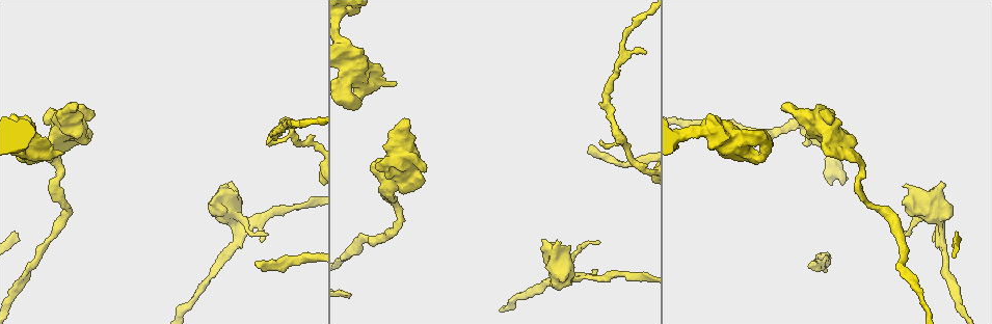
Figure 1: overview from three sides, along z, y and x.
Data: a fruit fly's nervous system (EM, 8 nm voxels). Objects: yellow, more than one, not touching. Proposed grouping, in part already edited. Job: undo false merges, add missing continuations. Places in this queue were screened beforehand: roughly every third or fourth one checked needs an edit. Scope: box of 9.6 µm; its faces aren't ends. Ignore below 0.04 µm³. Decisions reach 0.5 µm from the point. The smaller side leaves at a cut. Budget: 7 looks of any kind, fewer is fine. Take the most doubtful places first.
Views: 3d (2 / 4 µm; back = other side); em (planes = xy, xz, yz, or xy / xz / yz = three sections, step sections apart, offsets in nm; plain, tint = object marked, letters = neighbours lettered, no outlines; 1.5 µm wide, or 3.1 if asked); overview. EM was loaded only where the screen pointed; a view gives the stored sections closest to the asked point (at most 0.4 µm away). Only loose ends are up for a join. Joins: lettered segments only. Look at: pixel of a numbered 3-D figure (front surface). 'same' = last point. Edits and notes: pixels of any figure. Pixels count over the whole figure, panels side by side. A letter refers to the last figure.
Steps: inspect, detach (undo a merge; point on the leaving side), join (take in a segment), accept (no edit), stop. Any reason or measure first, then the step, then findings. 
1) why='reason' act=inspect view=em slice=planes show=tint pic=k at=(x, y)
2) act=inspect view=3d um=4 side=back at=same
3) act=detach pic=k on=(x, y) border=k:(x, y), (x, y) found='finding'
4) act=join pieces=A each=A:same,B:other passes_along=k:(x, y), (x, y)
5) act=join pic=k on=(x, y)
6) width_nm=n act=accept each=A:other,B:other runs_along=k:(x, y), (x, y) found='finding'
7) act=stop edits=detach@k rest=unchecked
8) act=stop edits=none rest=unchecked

why='an open end' act=inspect view=em um=3.1 slice=xz step=8 show=letters pic=1 at=(261, 239)

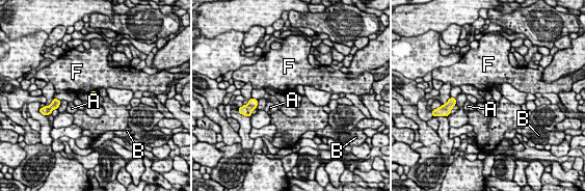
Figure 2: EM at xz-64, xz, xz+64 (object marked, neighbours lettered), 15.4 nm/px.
why='cut it another way' act=inspect view=em um=3.1 slice=planes show=letters at=same

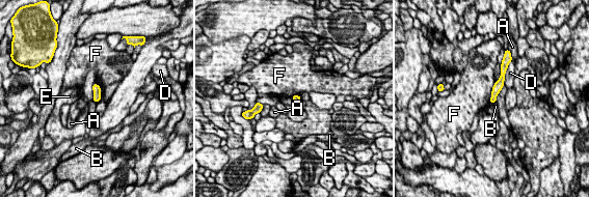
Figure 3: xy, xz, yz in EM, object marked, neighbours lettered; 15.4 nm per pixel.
act=accept each=A:other,B:other,D:other,E:other,F:other runs_along=3:(503, 71), (492, 100) found='none of them fits'

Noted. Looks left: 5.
why='free end' act=inspect view=3d um=4 pic=1 at=(396, 81)

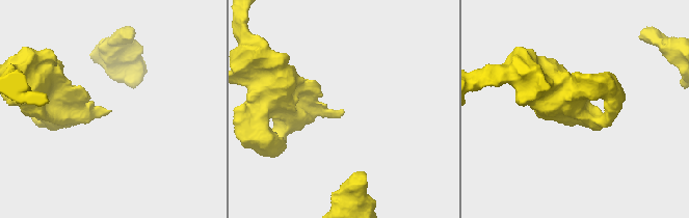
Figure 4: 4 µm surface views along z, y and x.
act=inspect view=em slice=xz step=4 show=tint pic=4 at=(111, 110)

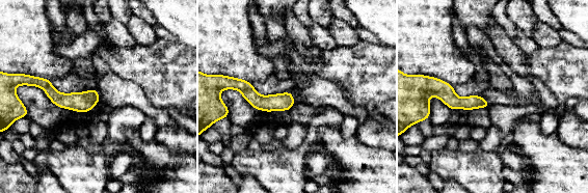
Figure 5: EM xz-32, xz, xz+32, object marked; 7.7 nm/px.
act=inspect view=em slice=planes show=letters at=same

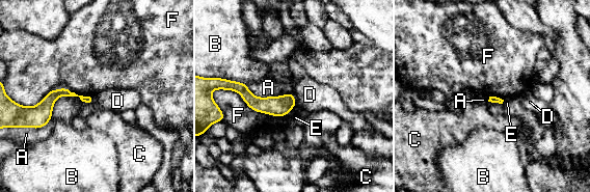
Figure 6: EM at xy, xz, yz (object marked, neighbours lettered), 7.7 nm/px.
act=accept each=A:other,B:other,C:other,D:other,E:other,F:other border=6:(292, 93), (296, 104) found='none of them fits'

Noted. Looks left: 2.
why='stops while still wide' act=inspect view=em slice=planes show=letters pic=1 at=(830, 123)

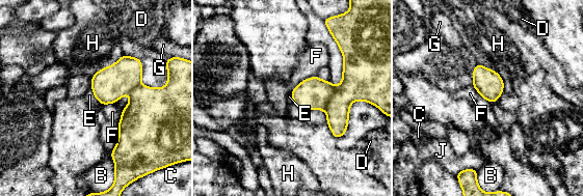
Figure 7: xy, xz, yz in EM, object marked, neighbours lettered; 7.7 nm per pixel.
act=accept each=B:other,C:other,D:other,E:other,F:other,G:other,H:other,J:other border=7:(316, 75), (303, 79), (292, 90) found='none of them fits'

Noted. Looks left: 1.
act=stop edits=none rest=unchecked

